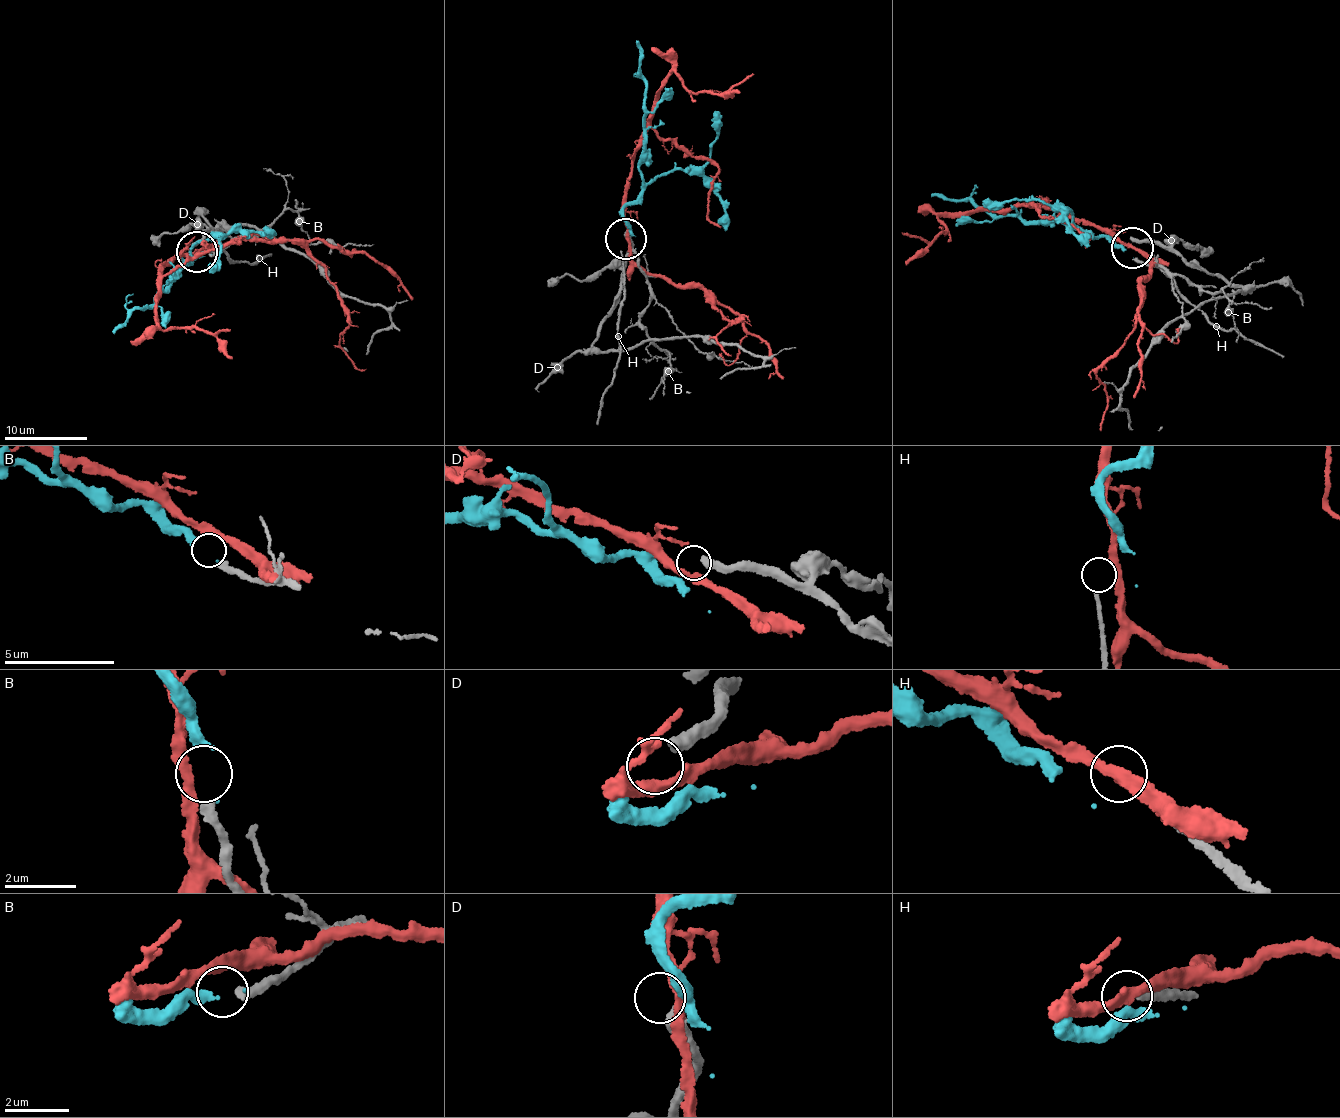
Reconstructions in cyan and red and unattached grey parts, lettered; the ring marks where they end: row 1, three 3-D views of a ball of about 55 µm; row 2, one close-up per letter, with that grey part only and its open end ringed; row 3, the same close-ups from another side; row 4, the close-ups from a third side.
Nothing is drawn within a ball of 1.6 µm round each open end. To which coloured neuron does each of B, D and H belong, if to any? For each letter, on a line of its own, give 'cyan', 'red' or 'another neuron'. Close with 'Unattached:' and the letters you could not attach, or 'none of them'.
B: another neuron
D: another neuron
H: another neuron
Unattached: B, D, H

